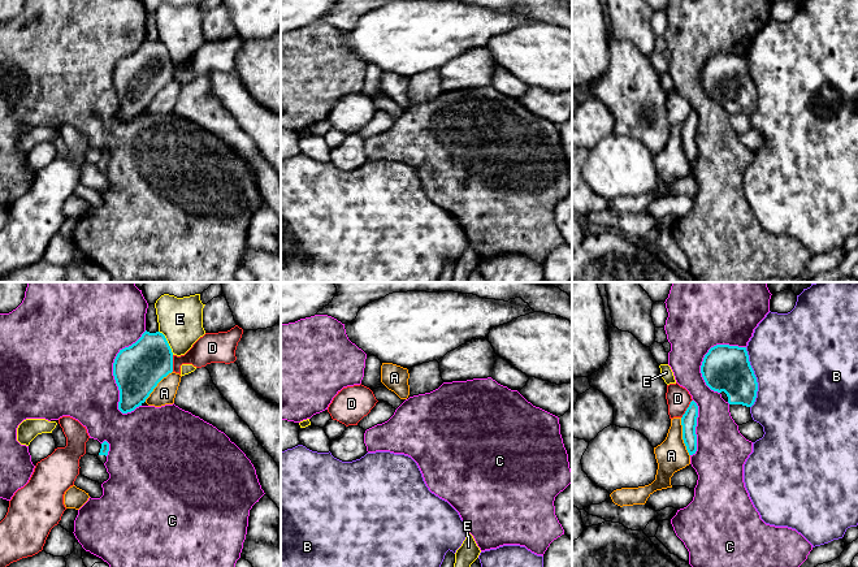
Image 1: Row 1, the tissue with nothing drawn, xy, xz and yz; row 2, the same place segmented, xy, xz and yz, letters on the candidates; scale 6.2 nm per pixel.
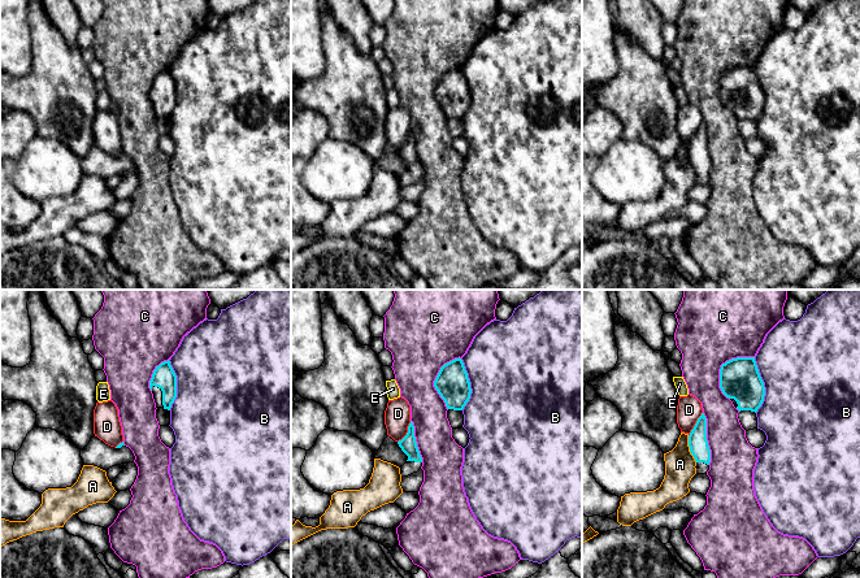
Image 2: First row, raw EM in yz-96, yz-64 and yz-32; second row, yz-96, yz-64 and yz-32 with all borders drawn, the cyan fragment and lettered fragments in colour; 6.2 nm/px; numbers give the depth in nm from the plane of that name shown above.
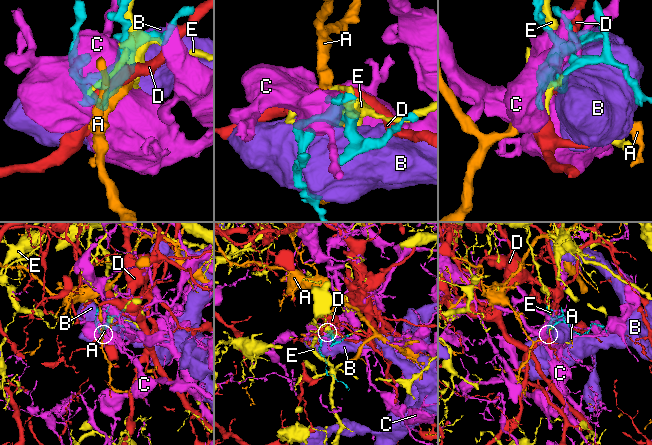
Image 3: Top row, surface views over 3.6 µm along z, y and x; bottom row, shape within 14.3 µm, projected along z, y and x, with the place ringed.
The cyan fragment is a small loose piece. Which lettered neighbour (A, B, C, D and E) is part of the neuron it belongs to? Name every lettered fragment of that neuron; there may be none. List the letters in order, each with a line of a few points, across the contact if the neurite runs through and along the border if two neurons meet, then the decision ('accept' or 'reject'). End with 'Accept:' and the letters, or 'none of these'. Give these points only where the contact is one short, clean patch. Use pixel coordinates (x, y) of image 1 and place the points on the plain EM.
A: reject
B: reject
C: reject
D: reject
E: reject
Accept: none of these

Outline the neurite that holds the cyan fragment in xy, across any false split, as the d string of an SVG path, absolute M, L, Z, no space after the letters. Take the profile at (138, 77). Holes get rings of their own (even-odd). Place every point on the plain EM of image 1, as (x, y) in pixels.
M144 40L129 56L120 59L113 72L113 85L120 99L122 122L142 114L157 92L173 81L173 61L160 40Z

